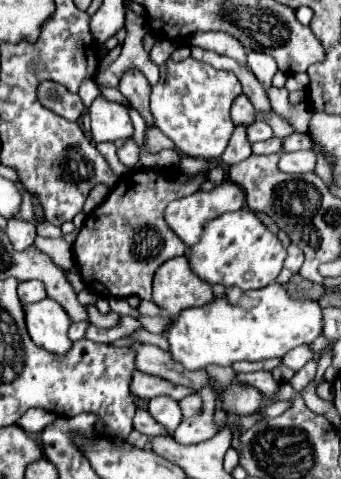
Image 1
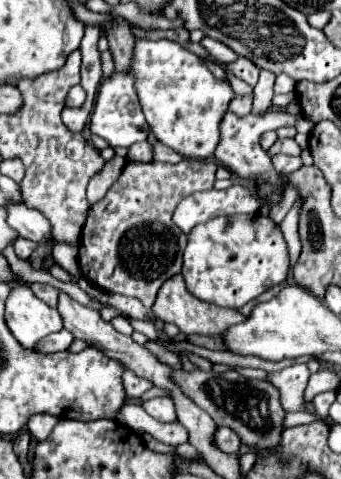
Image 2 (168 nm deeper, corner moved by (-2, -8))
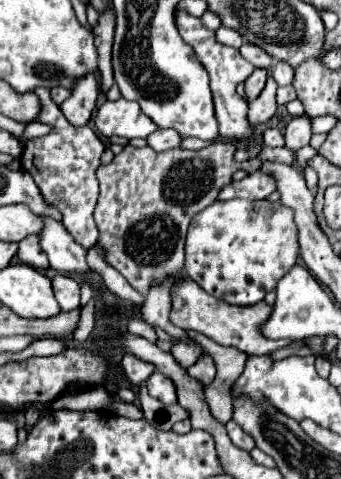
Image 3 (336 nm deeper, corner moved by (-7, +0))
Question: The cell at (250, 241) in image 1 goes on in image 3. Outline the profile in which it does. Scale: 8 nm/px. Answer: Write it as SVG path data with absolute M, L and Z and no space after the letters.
M217 200L189 226L185 274L207 294L239 306L257 304L297 262L297 226L289 208L269 200Z

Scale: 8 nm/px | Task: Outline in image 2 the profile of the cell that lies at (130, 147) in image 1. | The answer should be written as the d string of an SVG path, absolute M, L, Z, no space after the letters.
M146 140L146 142L138 142L134 146L128 148L128 160L142 160L142 162L150 162L154 156L154 150L152 150L152 144Z

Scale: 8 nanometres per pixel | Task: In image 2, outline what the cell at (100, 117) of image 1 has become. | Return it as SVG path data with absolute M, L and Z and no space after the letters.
M114 72L112 78L104 80L100 84L98 100L94 104L94 112L90 116L90 132L104 138L112 148L116 146L132 146L136 142L144 142L148 138L146 120L142 116L142 110L138 108L138 96L134 96L134 82L130 76L122 76L120 72Z

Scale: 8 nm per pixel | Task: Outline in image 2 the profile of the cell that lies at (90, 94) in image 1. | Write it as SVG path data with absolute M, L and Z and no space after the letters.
M74 86L66 96L66 106L82 106L82 100L86 100L86 92L82 92L82 86Z

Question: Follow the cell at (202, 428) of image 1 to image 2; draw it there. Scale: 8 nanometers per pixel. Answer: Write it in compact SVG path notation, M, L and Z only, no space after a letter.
M218 426L218 448L222 448L224 452L230 454L238 454L240 452L240 436L236 432L232 432L230 428L222 428Z

